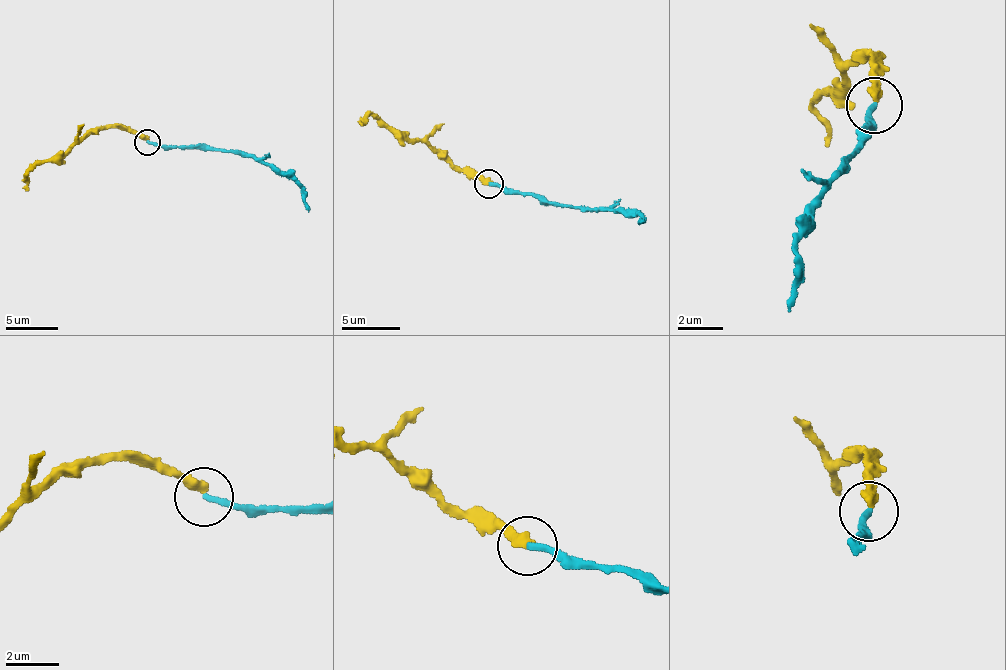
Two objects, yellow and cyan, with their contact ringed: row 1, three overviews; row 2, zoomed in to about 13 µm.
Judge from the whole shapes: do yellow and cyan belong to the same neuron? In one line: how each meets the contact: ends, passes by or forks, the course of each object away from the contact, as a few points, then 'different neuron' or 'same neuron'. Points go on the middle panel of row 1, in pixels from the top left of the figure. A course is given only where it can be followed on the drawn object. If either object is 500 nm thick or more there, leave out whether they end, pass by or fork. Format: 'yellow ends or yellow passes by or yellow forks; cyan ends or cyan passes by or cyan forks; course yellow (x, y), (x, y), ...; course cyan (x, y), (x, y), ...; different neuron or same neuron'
yellow ends; cyan ends; course yellow (490, 182), (453, 168), (440, 153), (370, 113), (361, 123); course cyan (489, 183), (533, 192), (548, 202), (631, 212), (643, 218), (642, 223); different neuron

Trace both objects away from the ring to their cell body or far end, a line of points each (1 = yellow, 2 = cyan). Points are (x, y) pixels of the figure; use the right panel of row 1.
1: (872, 101), (882, 55), (864, 48), (841, 85), (830, 88), (812, 108), (826, 124), (824, 147)
2: (872, 107), (855, 131), (861, 144), (834, 172), (806, 220), (793, 272), (790, 313)

